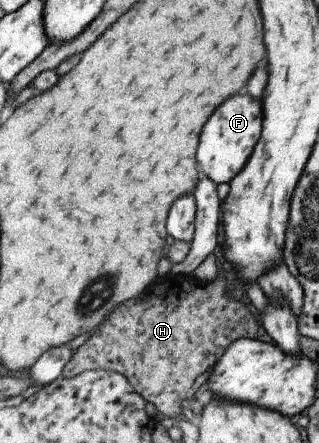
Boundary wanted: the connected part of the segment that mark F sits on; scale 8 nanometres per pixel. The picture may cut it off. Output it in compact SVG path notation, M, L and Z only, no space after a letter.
M238 92L238 96L228 96L222 104L218 104L216 112L210 114L198 138L196 160L204 176L216 185L230 182L244 168L258 142L260 132L260 102L252 100L244 92Z

